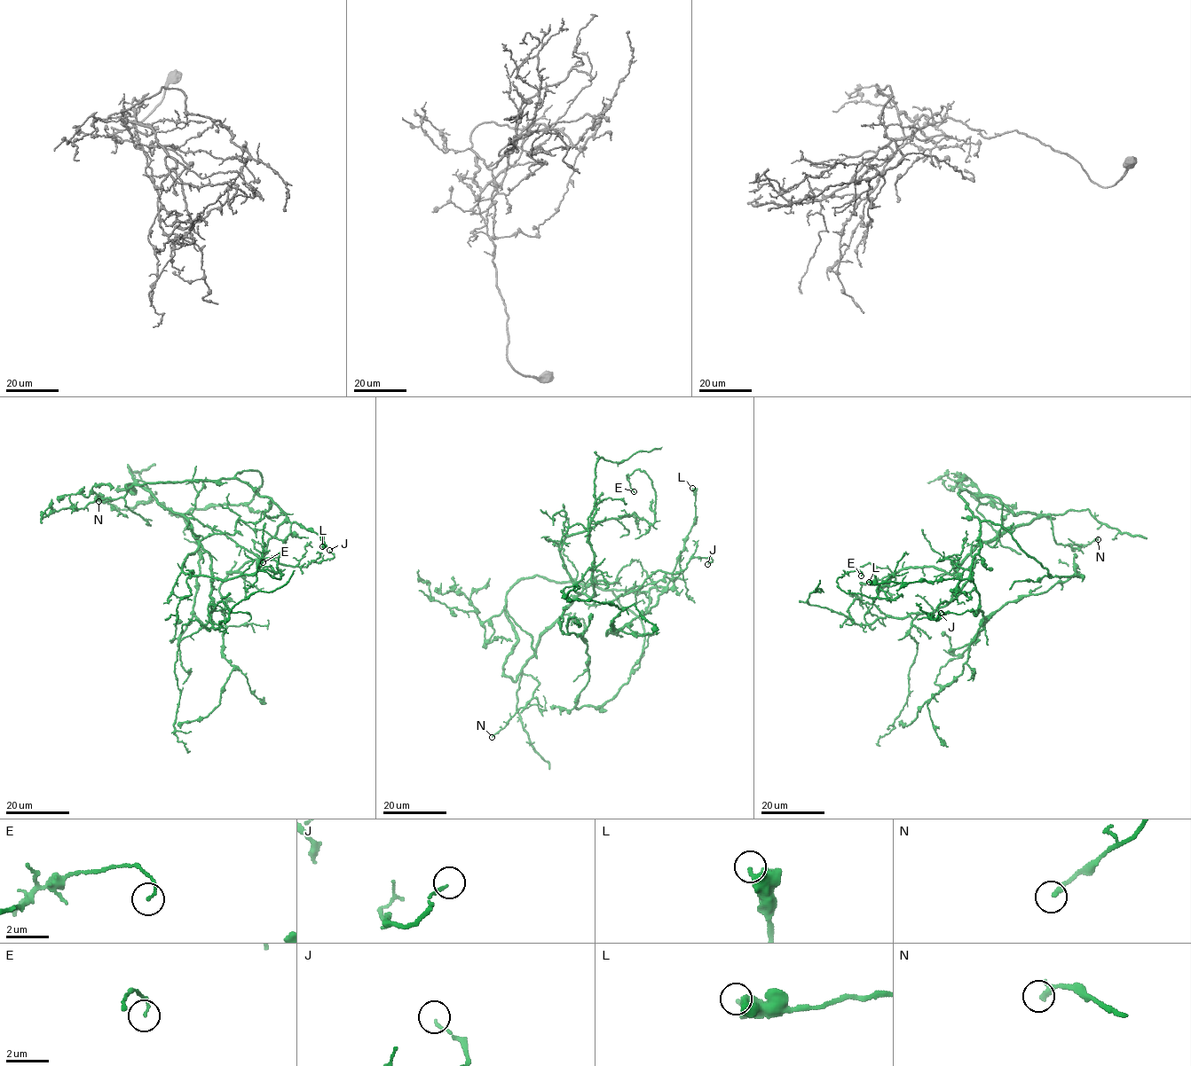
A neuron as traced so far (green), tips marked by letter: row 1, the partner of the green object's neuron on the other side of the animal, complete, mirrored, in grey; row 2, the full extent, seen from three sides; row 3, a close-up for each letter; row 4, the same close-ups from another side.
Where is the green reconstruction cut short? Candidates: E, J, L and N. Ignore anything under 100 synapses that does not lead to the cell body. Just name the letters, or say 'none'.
none

